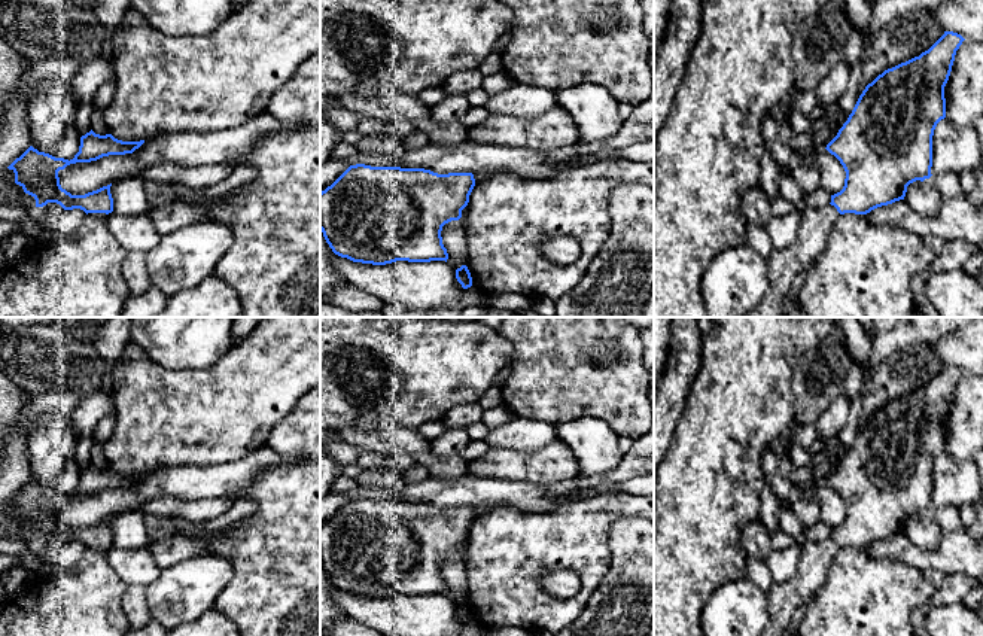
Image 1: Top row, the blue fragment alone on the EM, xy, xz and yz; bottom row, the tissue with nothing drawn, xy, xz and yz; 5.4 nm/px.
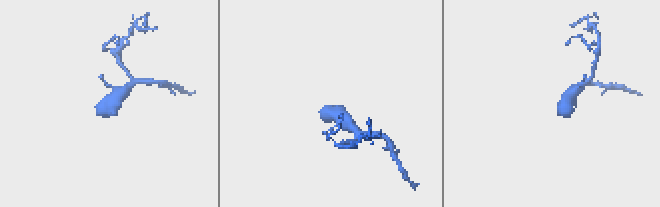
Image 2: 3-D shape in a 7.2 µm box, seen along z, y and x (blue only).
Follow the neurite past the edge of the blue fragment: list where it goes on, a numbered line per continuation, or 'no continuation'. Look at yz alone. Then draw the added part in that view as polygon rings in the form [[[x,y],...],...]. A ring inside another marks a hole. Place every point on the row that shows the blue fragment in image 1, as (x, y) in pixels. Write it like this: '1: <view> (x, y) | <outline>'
1: yz (815, 227) | [[[831,204],[801,210],[795,241],[785,249],[773,249],[767,256],[770,287],[743,317],[783,317],[782,299],[789,293],[794,277],[825,250],[839,216]]]

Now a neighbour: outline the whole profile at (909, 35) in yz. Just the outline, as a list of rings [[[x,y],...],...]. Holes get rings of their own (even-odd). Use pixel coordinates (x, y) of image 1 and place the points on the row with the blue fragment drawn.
[[[914,7],[891,19],[879,31],[876,40],[861,55],[862,77],[859,95],[885,70],[906,63],[928,51],[944,30],[931,9]]]

